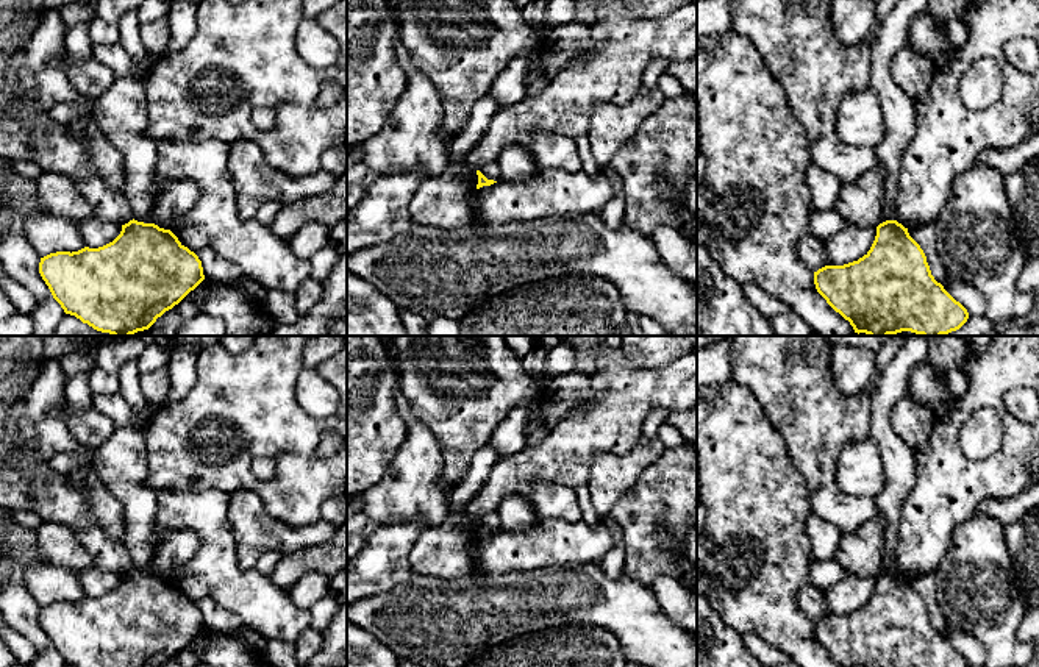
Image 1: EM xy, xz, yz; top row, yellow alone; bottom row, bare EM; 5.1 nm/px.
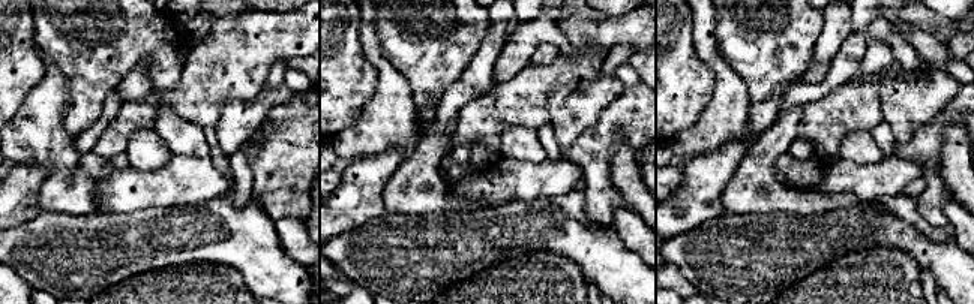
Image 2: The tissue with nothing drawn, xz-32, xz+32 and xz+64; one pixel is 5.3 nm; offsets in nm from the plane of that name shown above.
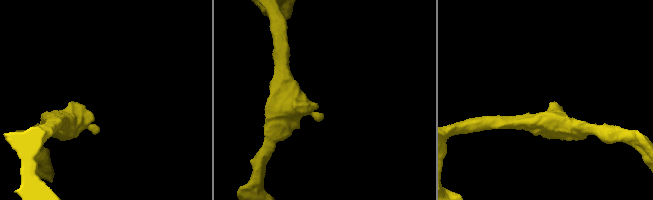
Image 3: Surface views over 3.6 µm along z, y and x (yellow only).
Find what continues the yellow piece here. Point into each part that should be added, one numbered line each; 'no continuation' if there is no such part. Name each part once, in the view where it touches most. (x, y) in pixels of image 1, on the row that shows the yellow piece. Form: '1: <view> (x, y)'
no continuation

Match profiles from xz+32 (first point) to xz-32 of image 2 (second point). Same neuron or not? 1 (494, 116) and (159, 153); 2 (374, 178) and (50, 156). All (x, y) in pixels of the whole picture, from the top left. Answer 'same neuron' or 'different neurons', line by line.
1: different neurons
2: different neurons

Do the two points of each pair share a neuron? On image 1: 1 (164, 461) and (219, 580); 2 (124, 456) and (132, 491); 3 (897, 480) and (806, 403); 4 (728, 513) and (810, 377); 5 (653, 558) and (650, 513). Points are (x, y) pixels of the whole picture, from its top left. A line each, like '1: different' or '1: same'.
1: different
2: same
3: different
4: different
5: same

